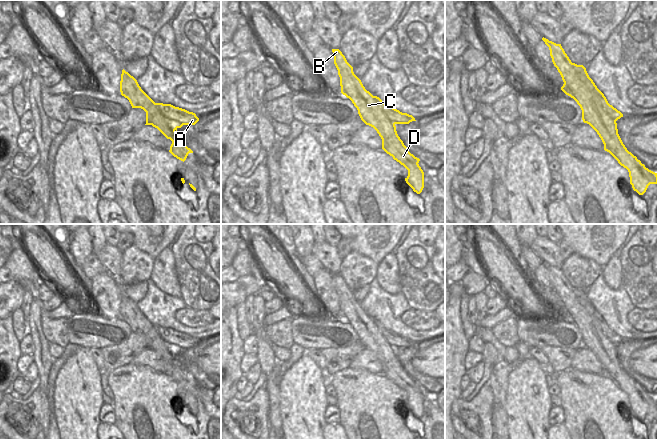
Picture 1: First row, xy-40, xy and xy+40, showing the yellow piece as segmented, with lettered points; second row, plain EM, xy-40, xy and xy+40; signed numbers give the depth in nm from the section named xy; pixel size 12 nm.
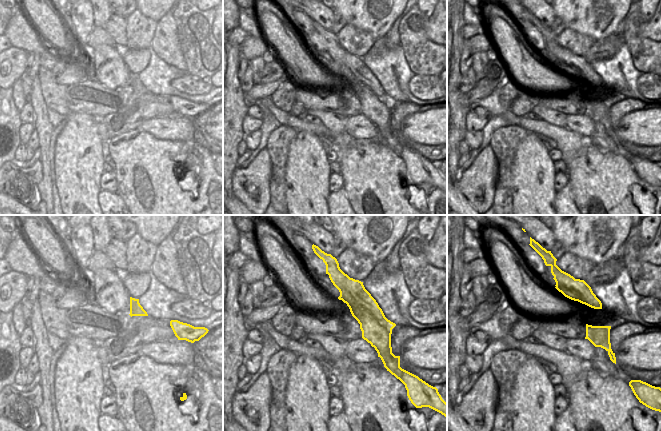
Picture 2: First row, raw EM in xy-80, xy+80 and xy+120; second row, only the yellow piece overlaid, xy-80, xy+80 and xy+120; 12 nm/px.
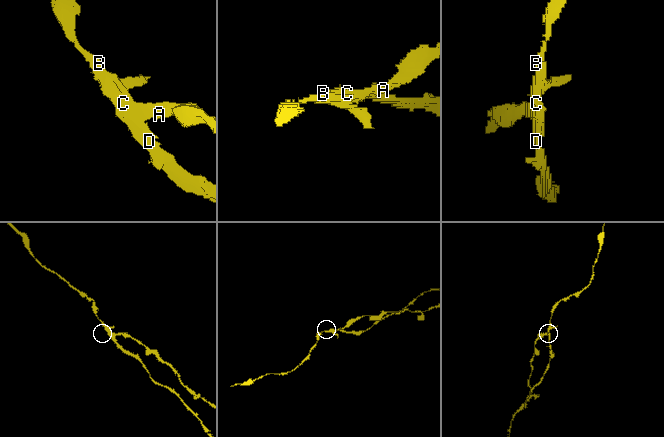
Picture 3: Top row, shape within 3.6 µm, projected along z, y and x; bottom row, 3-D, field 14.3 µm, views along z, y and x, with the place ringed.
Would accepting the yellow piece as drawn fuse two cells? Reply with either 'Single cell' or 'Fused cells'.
Fused cells

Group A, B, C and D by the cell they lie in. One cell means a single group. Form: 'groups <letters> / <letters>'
groups A / B C D

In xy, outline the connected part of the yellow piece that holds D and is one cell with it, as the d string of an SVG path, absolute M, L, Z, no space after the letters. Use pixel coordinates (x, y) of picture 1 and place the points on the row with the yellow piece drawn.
M332 49L332 52L340 77L341 93L352 101L361 120L377 131L382 139L382 149L408 170L405 181L420 194L424 188L424 172L418 164L420 159L409 152L398 136L395 124L385 115L375 96L365 89L342 52L339 49Z

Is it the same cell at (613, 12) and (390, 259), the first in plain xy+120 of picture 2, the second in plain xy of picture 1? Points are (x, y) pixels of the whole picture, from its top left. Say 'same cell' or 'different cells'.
different cells

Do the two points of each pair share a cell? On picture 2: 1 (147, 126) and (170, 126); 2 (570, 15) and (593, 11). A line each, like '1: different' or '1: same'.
1: same
2: same

